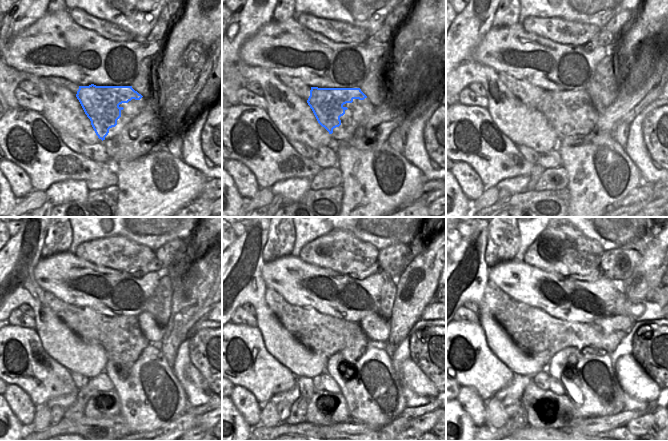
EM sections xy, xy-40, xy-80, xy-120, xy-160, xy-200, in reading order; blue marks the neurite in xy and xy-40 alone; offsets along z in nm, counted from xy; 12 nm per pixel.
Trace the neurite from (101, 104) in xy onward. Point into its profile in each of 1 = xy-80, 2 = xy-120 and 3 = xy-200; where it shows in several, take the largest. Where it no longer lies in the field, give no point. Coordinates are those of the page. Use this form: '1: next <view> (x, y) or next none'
1: next xy-80 (554, 107)
2: next xy-120 (122, 320)
3: next xy-200 (552, 319)

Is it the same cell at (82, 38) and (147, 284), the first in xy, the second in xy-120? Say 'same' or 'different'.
same

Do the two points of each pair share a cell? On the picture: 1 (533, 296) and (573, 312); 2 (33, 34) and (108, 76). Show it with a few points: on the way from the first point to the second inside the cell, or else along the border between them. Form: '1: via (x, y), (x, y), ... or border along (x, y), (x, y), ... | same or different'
1: via (543, 298), (563, 313) | same
2: via (52, 44), (89, 59) | same

